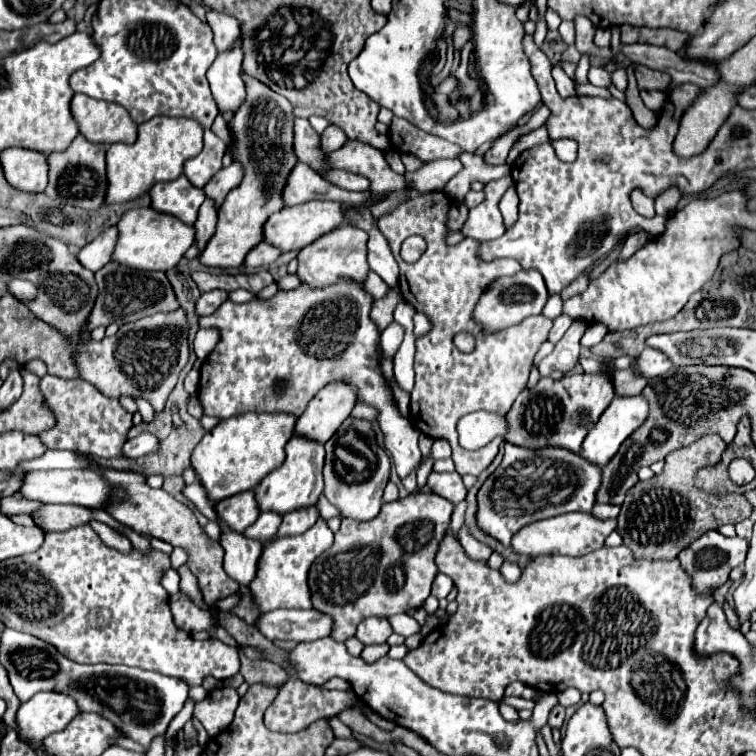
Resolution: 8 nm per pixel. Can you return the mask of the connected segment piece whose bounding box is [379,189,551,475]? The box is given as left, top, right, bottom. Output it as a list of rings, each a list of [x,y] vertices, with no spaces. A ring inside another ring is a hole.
[[[411,191],[411,199],[405,205],[399,205],[393,213],[379,219],[379,229],[389,241],[389,247],[399,263],[399,291],[407,303],[417,311],[423,311],[431,317],[433,329],[429,335],[417,339],[415,351],[415,387],[411,393],[411,423],[421,433],[433,439],[447,439],[453,449],[455,471],[459,475],[471,473],[479,475],[495,459],[501,439],[493,439],[487,447],[477,451],[467,451],[457,441],[457,421],[471,411],[499,411],[505,415],[511,409],[517,393],[527,385],[529,371],[533,367],[533,357],[539,351],[541,343],[547,341],[551,319],[537,315],[525,319],[523,323],[487,335],[471,319],[473,305],[487,285],[505,275],[515,275],[521,265],[515,259],[479,259],[479,241],[465,237],[459,245],[445,245],[445,213],[449,207],[449,197],[441,191],[419,193]],[[409,235],[419,235],[427,241],[427,249],[415,263],[405,263],[399,257],[399,247]],[[459,331],[467,331],[475,337],[475,351],[463,353],[455,347],[453,337]]]

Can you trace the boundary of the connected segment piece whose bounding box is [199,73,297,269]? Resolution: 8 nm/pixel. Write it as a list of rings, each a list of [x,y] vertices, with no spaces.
[[[245,73],[243,81],[247,87],[247,99],[229,121],[229,127],[233,131],[233,157],[243,163],[245,177],[239,187],[229,191],[219,207],[217,229],[207,241],[205,249],[199,253],[199,261],[205,267],[241,267],[247,251],[263,239],[263,223],[267,221],[267,217],[283,207],[279,193],[291,167],[297,161],[291,143],[295,119],[291,103]]]

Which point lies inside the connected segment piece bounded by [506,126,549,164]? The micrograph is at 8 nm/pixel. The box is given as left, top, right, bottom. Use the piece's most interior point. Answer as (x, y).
(540, 135)

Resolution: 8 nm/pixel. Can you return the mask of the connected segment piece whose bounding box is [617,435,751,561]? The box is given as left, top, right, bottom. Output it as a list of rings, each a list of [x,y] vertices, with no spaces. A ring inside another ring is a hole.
[[[703,435],[695,443],[671,451],[665,457],[665,469],[661,475],[655,475],[649,481],[639,481],[627,491],[617,517],[617,533],[633,551],[635,559],[671,561],[705,531],[719,529],[723,523],[735,525],[751,515],[751,503],[743,495],[707,495],[693,485],[697,469],[715,465],[725,447],[727,445],[719,435]]]

